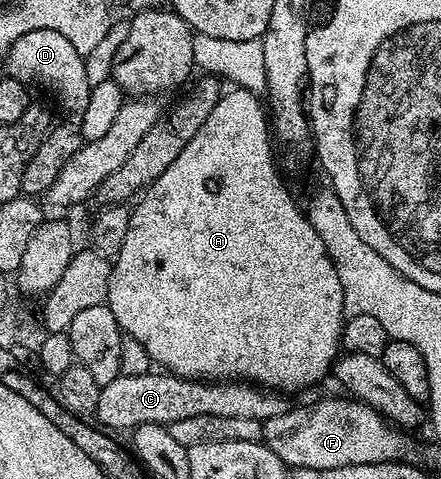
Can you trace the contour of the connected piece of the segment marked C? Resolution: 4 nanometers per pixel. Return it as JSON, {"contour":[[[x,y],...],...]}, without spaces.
{"contour":[[[153,370],[133,376],[120,375],[114,378],[114,382],[101,387],[95,419],[108,430],[131,430],[143,424],[167,426],[182,422],[185,418],[198,418],[202,414],[210,414],[214,418],[254,418],[263,422],[288,412],[289,401],[284,401],[287,399],[276,398],[280,400],[272,400],[268,404],[267,391],[247,392],[246,389],[235,388],[232,384],[235,383],[190,380],[164,370]]]}

